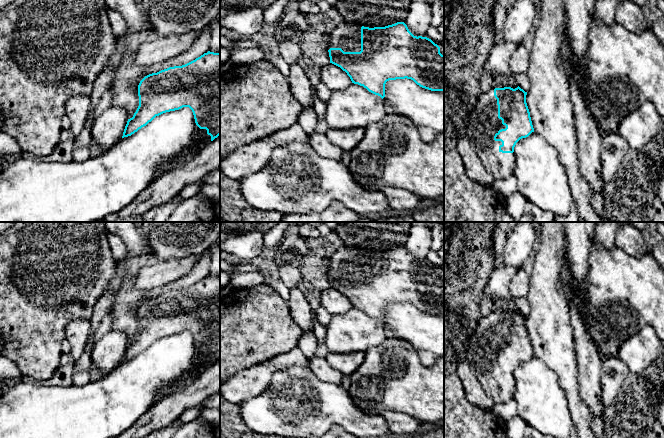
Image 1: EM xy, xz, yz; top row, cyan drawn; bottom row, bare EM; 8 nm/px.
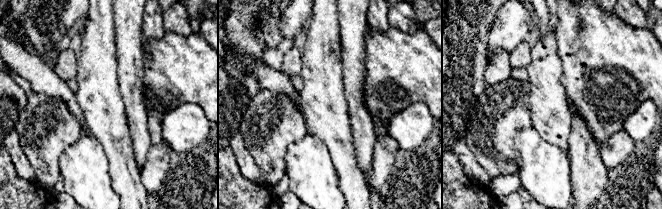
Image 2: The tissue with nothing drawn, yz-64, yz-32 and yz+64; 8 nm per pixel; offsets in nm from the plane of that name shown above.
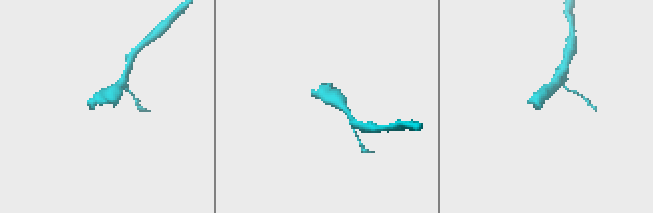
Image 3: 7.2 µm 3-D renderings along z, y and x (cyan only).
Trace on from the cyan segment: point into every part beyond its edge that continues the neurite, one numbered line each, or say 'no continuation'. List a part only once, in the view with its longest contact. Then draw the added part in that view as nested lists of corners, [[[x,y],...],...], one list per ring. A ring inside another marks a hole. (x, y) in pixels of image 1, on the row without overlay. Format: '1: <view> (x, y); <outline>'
1: yz (483, 348); [[[494,313],[481,317],[468,344],[466,360],[473,375],[495,405],[513,399],[515,391],[514,376],[500,376],[499,370],[502,369],[502,366],[494,364],[495,358],[505,352],[502,344],[498,342],[498,329]]]

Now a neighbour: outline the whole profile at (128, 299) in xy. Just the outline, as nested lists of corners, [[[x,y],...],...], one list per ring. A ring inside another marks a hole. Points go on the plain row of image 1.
[[[127,275],[122,280],[111,311],[111,329],[123,332],[128,343],[133,341],[139,330],[138,309],[147,293],[147,290],[136,289],[134,281],[134,275]]]

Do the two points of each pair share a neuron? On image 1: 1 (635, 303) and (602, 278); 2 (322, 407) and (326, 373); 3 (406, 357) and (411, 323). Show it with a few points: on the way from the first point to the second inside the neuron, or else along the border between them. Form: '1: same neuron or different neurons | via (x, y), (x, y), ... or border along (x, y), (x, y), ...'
1: same neuron | via (627, 295), (610, 279)
2: different neurons | border along (309, 366), (320, 379), (340, 385)
3: different neurons | border along (388, 336), (407, 341), (416, 351), (421, 363)

